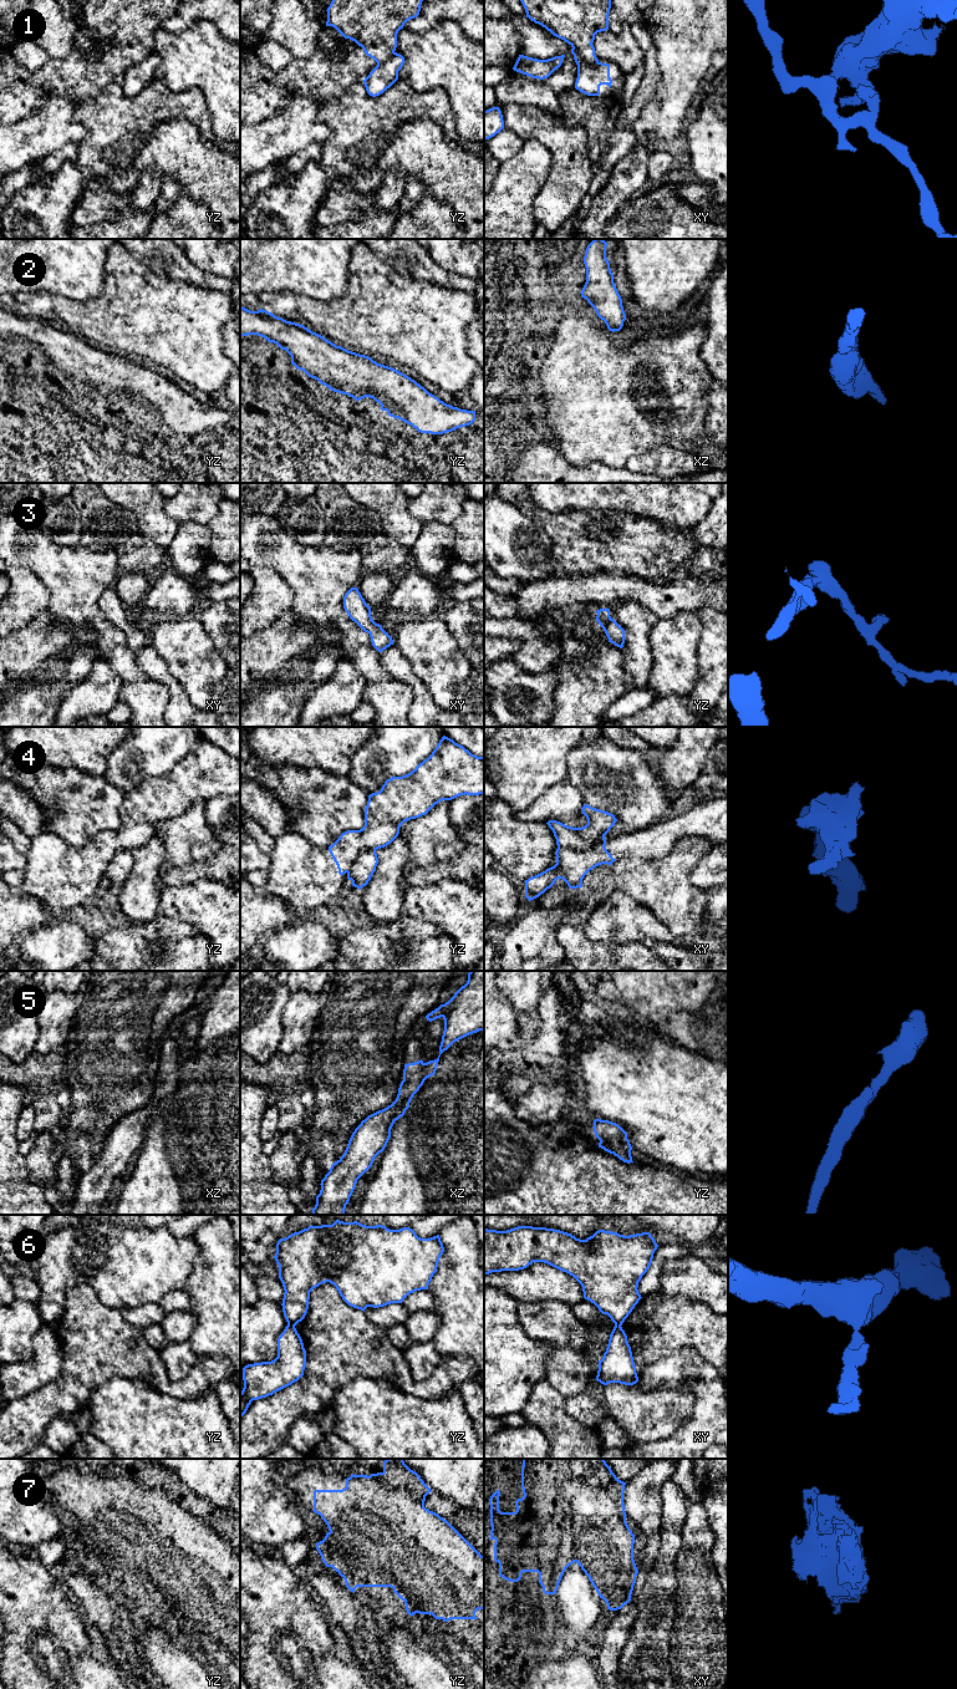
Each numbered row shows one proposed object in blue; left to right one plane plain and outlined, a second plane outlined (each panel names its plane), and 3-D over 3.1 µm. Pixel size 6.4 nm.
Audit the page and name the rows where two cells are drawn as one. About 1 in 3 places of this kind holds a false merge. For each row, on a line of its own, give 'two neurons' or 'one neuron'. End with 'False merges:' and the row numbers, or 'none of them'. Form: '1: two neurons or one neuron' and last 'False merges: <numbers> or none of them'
1: two neurons
2: one neuron
3: one neuron
4: two neurons
5: one neuron
6: two neurons
7: one neuron
False merges: 1, 4, 6

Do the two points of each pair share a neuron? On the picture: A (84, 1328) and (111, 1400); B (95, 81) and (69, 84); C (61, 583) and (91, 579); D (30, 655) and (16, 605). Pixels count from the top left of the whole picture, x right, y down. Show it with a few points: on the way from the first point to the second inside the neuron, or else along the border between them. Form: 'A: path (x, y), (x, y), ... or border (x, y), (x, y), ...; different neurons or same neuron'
A: border (133, 1379), (113, 1377), (93, 1390), (86, 1405); different neurons
B: path (88, 81), (75, 81); same neuron
C: path (69, 579), (84, 579); same neuron
D: border (45, 611), (13, 631); different neurons

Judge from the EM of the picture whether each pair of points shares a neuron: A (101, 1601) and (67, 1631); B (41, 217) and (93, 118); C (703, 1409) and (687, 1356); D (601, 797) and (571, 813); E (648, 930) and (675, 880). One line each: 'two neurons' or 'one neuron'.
A: two neurons
B: two neurons
C: one neuron
D: two neurons
E: two neurons

